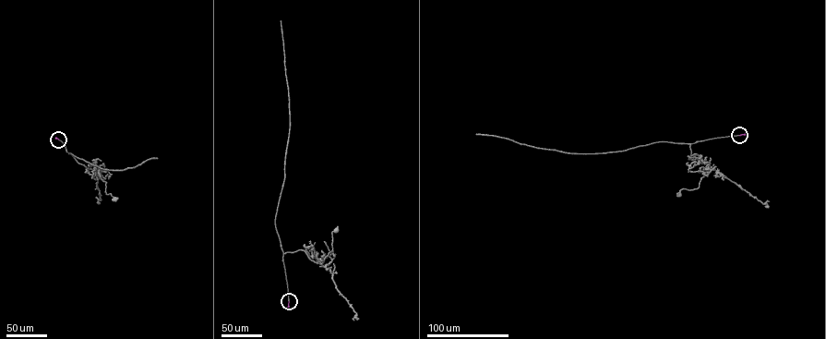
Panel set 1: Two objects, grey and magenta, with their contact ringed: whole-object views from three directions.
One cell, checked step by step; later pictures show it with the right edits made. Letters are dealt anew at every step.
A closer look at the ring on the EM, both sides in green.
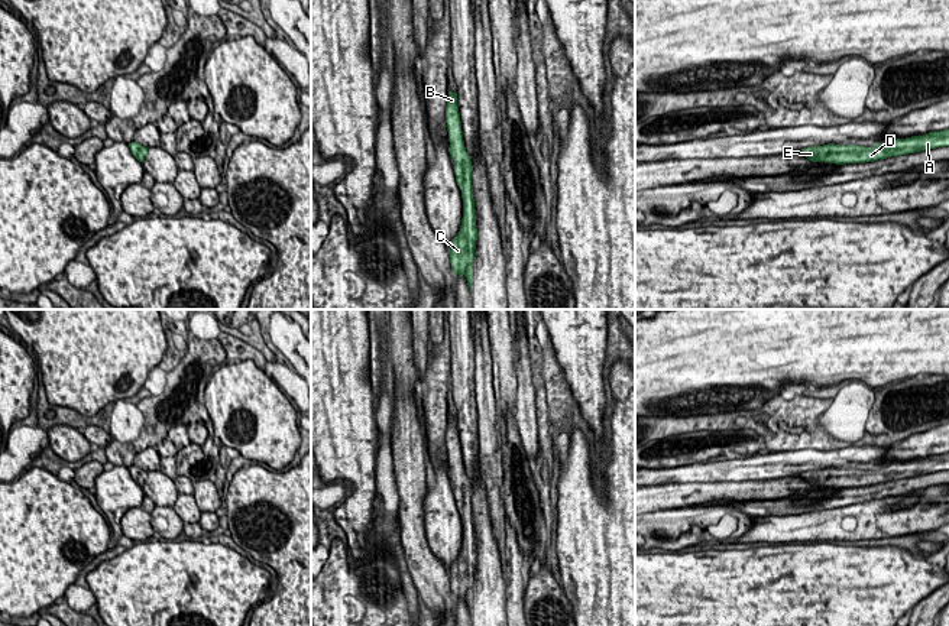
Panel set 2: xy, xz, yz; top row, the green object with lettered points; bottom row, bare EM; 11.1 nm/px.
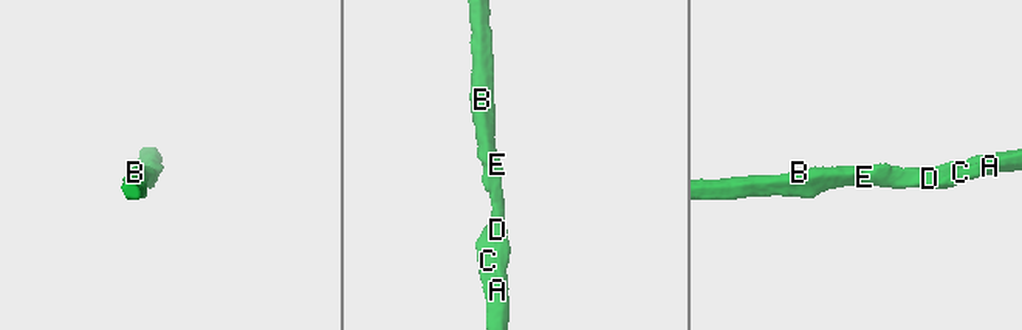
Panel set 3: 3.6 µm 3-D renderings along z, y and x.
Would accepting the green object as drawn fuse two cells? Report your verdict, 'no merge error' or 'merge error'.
no merge error

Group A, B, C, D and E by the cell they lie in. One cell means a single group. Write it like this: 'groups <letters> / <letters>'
groups A B C D E

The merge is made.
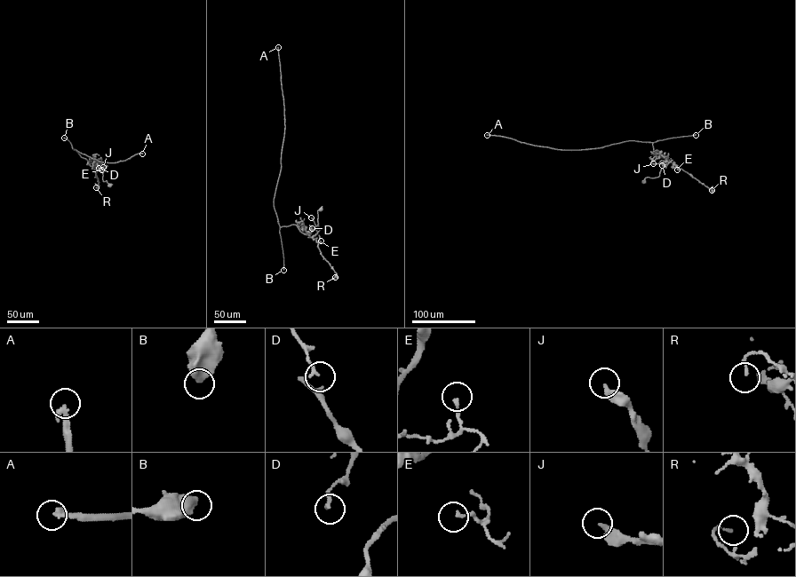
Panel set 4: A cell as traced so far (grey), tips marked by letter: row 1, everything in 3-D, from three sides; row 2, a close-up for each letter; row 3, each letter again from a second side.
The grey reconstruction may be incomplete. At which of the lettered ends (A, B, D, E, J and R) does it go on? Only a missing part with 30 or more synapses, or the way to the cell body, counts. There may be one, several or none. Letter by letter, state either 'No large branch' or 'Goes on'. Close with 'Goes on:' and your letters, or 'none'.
A: Goes on
B: No large branch
D: No large branch
E: No large branch
J: No large branch
R: No large branch
Goes on: A

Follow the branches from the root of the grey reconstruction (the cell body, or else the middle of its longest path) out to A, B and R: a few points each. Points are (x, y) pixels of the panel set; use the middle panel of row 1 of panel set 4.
A: (321, 209), (317, 211), (318, 225), (308, 235), (295, 225), (280, 227), (274, 208), (285, 127), (278, 47)
B: (321, 209), (317, 211), (318, 225), (309, 235), (302, 233), (295, 225), (280, 227), (283, 270)
R: (321, 209), (317, 211), (318, 225), (310, 236), (315, 240), (321, 254), (336, 273), (335, 277)

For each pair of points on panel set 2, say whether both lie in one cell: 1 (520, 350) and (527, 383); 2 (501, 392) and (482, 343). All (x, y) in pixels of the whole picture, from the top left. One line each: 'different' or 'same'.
1: same
2: different

